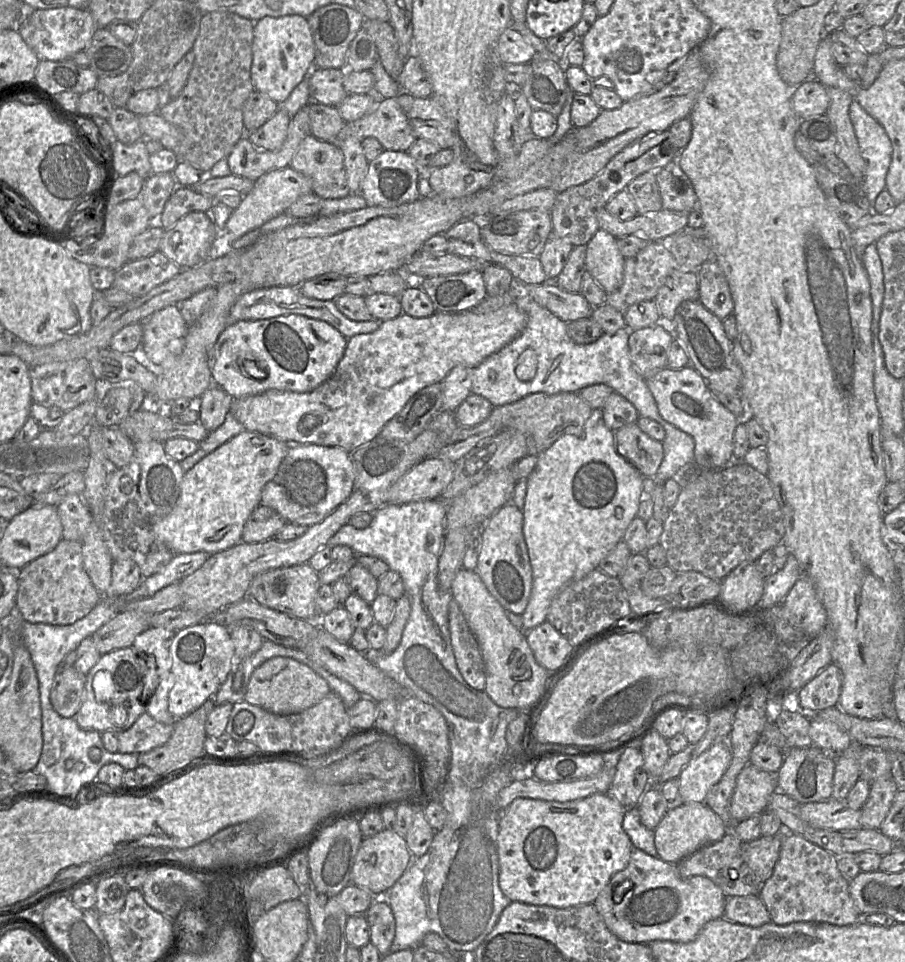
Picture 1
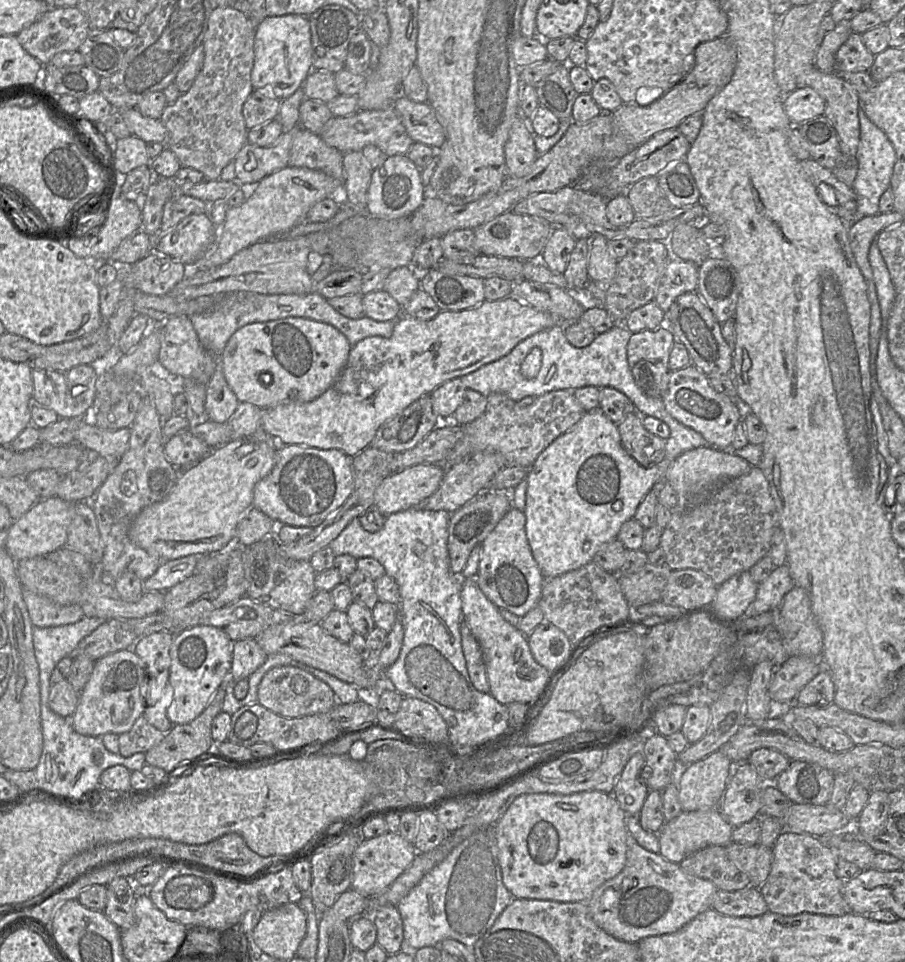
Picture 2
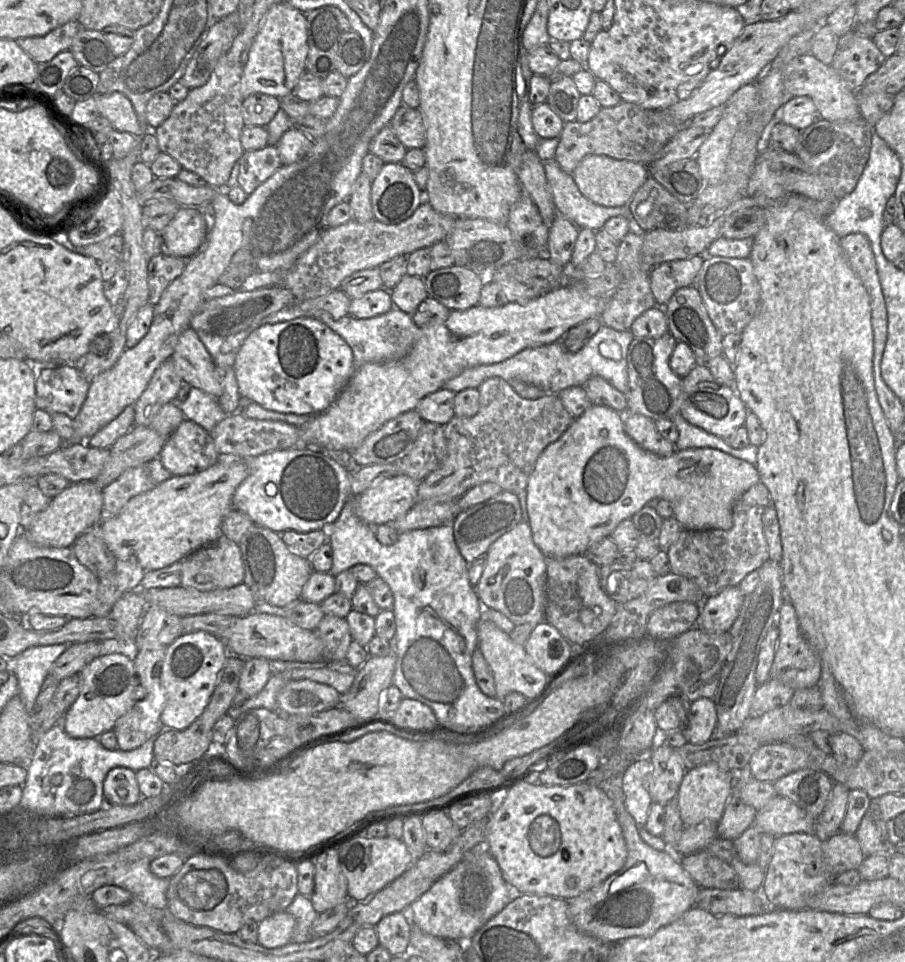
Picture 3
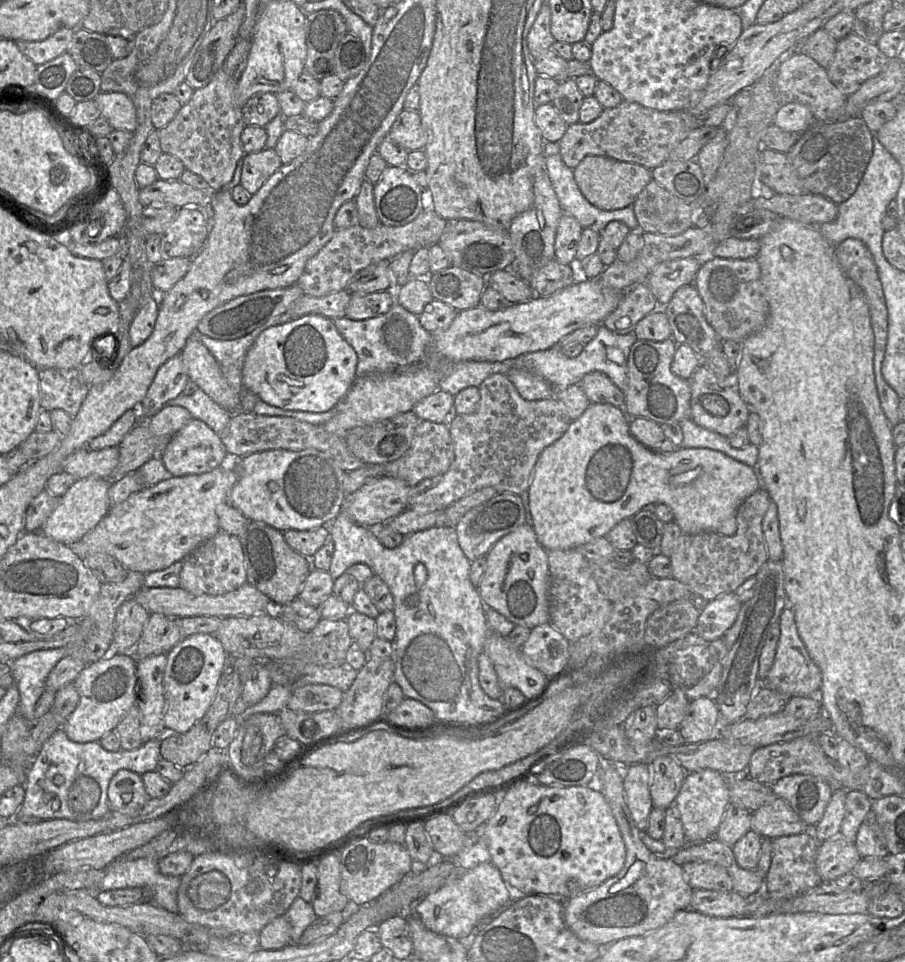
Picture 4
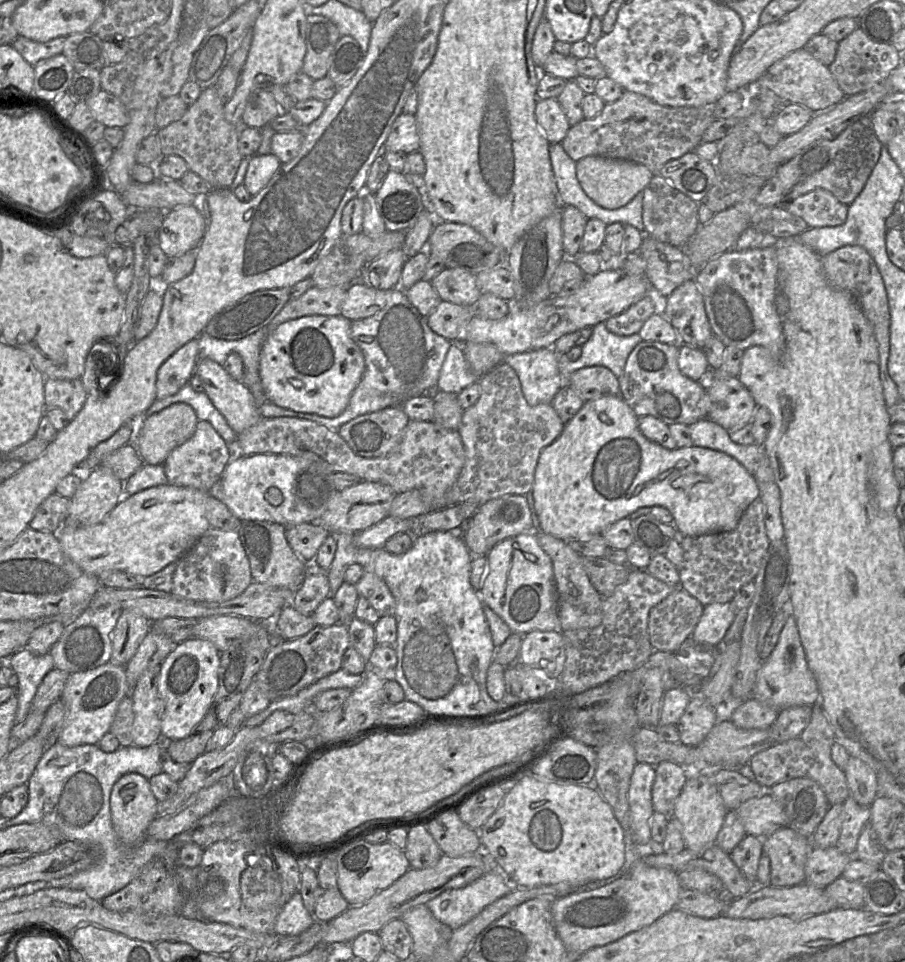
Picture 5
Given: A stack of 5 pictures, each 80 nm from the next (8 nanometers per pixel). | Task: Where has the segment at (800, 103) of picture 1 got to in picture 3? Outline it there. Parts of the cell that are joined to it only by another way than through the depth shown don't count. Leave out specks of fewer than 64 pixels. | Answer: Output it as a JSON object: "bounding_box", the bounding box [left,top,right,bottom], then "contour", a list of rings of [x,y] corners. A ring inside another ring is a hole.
{"bounding_box":[777,96,818,131],"contour":[[[808,96],[792,97],[780,110],[777,123],[784,123],[798,131],[809,127],[818,119],[818,110]]]}

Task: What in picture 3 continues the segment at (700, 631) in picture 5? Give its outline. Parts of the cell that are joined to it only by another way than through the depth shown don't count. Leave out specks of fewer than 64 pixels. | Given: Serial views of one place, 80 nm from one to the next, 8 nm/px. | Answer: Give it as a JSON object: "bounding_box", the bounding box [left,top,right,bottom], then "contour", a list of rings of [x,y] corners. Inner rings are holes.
{"bounding_box":[695,586,745,634],"contour":[[[739,586],[726,587],[706,597],[699,606],[695,628],[710,634],[729,631],[740,613],[745,597]]]}

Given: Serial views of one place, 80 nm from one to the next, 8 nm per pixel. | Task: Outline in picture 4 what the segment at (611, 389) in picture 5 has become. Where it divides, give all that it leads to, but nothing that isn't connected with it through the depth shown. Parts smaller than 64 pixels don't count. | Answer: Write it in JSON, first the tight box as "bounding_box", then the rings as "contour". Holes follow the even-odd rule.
{"bounding_box":[578,371,624,409],"contour":[[[599,371],[586,374],[578,384],[590,404],[611,404],[624,409],[624,394],[608,376]]]}

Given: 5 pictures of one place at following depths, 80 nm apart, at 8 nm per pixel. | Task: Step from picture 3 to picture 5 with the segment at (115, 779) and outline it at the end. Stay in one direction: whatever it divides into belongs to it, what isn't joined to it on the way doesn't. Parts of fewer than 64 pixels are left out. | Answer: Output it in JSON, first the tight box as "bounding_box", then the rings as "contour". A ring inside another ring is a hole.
{"bounding_box":[110,773,158,847],"contour":[[[127,773],[113,785],[110,810],[114,830],[125,847],[137,847],[146,838],[146,832],[157,815],[158,800],[151,791],[149,780],[138,773]]]}

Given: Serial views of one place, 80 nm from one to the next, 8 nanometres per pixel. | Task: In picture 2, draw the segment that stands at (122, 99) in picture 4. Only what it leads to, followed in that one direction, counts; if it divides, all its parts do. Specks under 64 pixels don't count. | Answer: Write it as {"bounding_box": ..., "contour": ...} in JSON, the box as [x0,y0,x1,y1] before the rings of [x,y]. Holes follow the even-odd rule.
{"bounding_box":[119,108,167,144],"contour":[[[137,108],[119,110],[128,126],[131,135],[136,136],[146,143],[159,142],[165,144],[167,130],[160,119],[143,116]]]}

